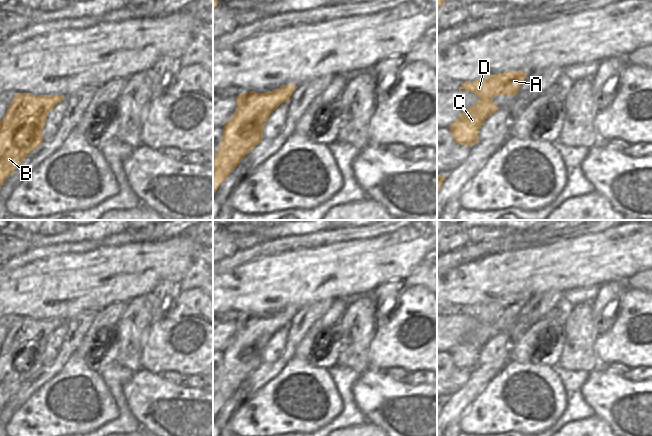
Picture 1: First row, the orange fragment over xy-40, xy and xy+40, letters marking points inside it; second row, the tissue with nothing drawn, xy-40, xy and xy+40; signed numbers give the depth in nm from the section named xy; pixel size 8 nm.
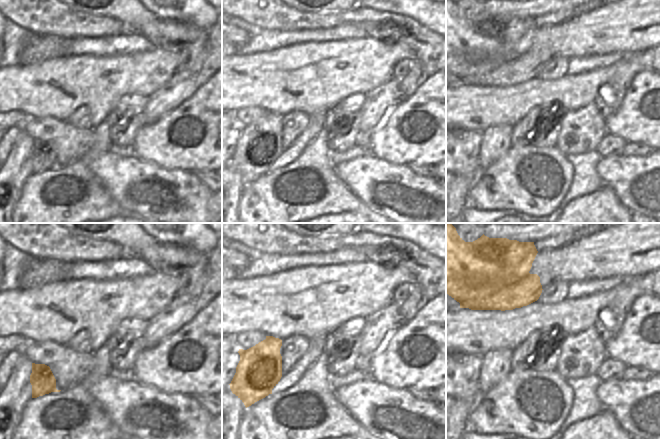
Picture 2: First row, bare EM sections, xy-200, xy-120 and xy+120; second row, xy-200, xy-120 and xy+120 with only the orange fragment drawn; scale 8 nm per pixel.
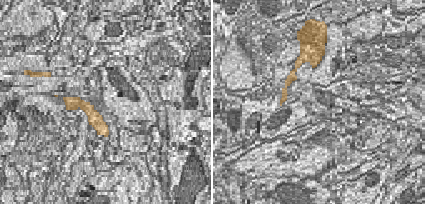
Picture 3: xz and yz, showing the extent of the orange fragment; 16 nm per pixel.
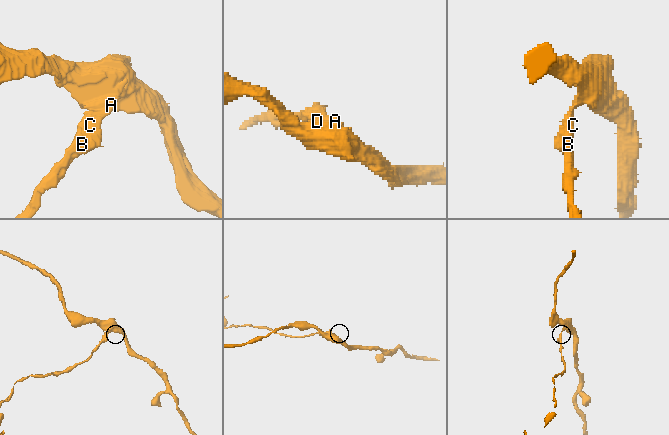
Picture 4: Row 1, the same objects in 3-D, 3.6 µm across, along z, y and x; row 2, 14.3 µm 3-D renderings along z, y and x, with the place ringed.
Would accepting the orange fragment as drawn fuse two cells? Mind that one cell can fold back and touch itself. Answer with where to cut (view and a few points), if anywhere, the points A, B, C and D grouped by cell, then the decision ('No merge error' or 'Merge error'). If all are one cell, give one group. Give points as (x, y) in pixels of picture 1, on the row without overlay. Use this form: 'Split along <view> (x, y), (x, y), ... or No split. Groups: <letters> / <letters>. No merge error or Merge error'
Split along xy (265, 316), (276, 316), (280, 320), (281, 326). Groups: A D / B C. Merge error.

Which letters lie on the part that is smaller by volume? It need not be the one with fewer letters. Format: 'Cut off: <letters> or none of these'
Cut off: B, C.

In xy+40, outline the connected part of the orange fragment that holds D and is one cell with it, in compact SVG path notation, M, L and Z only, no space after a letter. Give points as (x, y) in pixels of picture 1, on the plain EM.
M506 295L490 299L486 303L466 305L460 313L466 313L478 321L496 321L499 318L516 319L527 299L522 295Z

